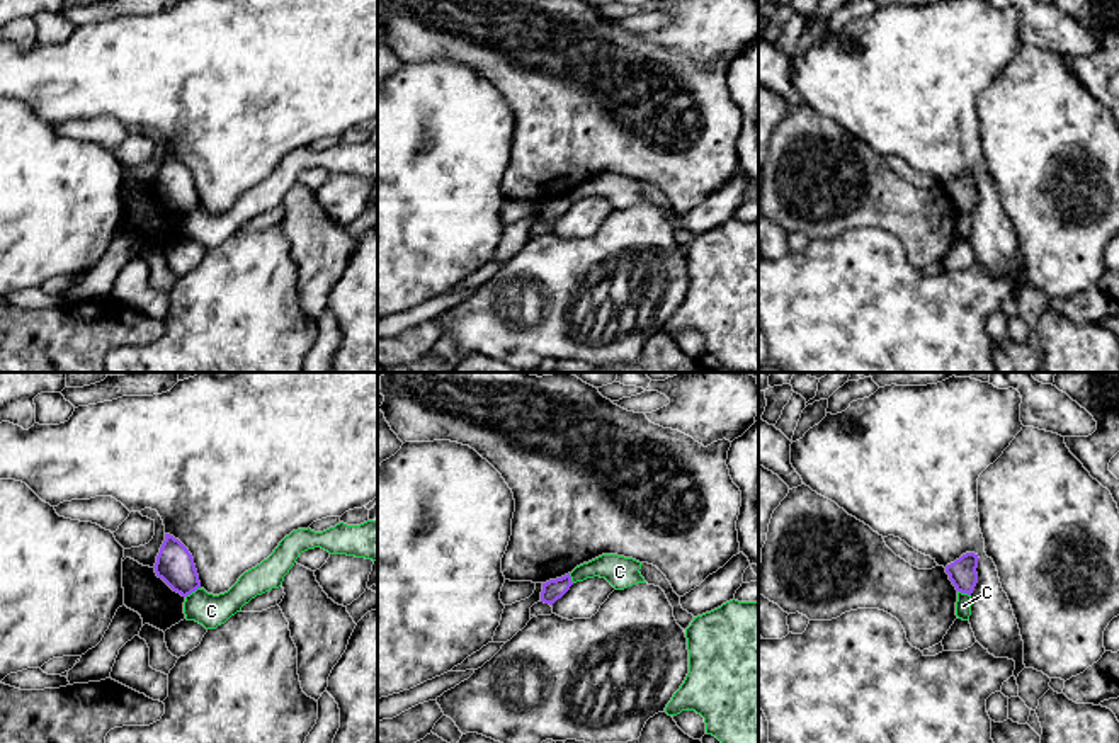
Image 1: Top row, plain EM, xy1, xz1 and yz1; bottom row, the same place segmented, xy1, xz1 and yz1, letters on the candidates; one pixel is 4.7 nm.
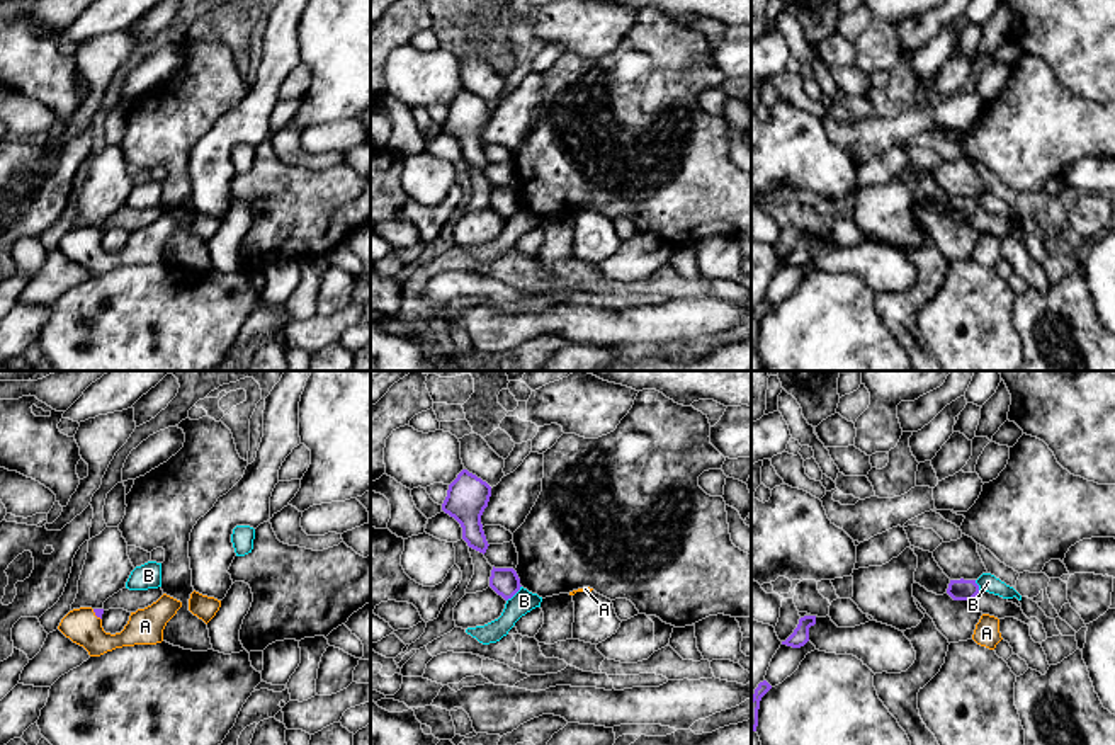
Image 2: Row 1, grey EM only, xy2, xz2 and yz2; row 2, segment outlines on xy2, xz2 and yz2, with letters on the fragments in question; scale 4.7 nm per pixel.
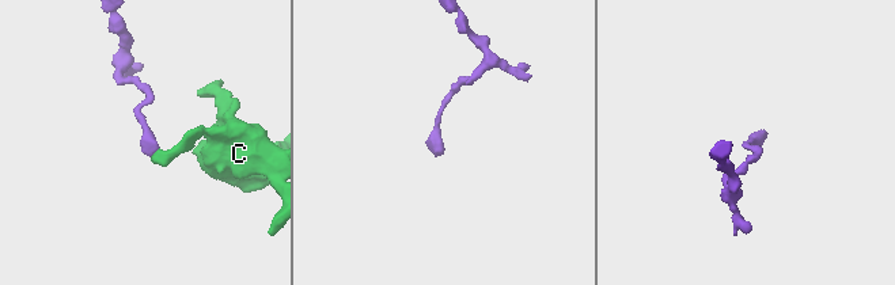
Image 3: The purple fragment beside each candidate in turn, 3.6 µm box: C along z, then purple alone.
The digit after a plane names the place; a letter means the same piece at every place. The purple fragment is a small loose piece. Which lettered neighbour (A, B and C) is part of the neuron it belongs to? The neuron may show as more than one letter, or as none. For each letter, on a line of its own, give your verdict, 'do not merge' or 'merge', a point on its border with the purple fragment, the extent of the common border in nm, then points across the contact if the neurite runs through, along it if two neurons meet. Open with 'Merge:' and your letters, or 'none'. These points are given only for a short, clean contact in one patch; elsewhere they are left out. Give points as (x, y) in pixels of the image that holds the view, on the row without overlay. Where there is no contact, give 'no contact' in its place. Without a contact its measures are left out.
Merge: A
A: merge | xy2 (96, 233) | 70 nm | across xy2 (99, 232), (96, 233), (106, 257), (145, 245)
B: do not merge | xz2 (514, 213) | 100 nm | along xz2 (520, 204), (507, 220)
C: do not merge | xy1 (193, 209) | 90 nm | along xy1 (199, 206), (186, 216)

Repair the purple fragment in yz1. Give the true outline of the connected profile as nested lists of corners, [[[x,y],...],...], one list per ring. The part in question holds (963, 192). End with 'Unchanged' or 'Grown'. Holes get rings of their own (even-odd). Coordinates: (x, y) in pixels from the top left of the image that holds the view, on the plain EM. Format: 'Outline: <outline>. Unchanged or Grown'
Outline: [[[966,172],[954,182],[946,185],[946,192],[949,199],[956,206],[957,211],[971,214],[978,202],[978,173]]]. Unchanged

